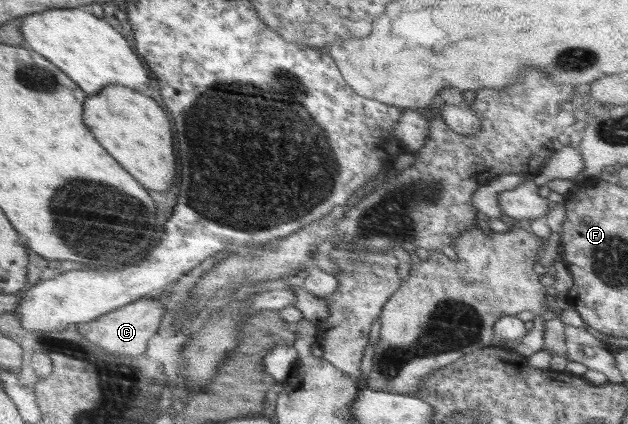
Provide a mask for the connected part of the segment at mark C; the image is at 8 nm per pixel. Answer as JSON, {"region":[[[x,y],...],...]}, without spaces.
{"region":[[[150,296],[115,309],[114,312],[107,313],[106,316],[101,316],[91,323],[76,325],[76,328],[79,335],[83,335],[87,341],[98,345],[110,354],[119,355],[119,357],[135,357],[146,353],[147,341],[157,334],[163,315],[165,315],[163,303],[157,296]]]}

